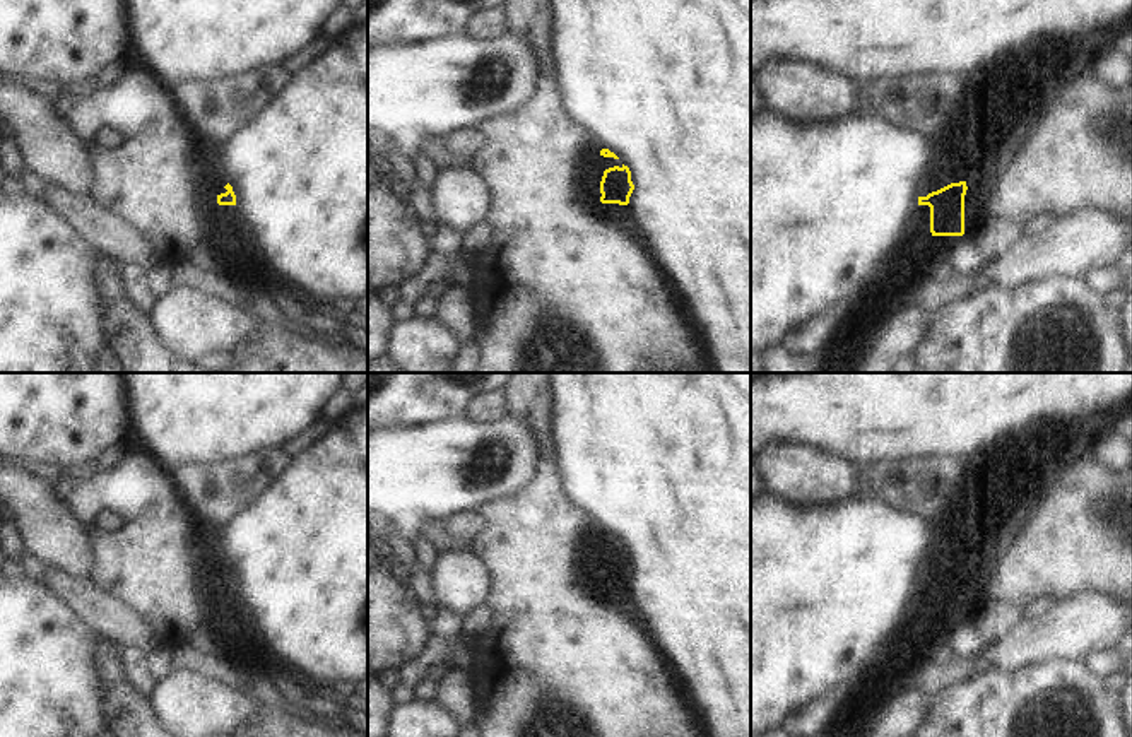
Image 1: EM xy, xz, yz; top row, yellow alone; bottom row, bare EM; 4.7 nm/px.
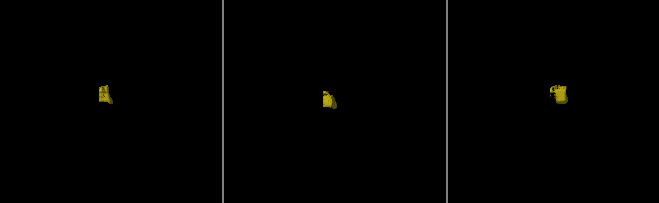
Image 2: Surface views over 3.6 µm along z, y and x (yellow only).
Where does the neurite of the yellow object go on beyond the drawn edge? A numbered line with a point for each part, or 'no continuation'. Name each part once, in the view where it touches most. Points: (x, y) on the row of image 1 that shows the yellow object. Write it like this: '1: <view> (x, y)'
1: xz (664, 84)

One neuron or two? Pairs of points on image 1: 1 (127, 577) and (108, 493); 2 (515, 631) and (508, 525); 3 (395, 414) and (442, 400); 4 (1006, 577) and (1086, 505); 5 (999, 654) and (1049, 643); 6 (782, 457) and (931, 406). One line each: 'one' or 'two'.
1: one
2: one
3: one
4: one
5: one
6: two

